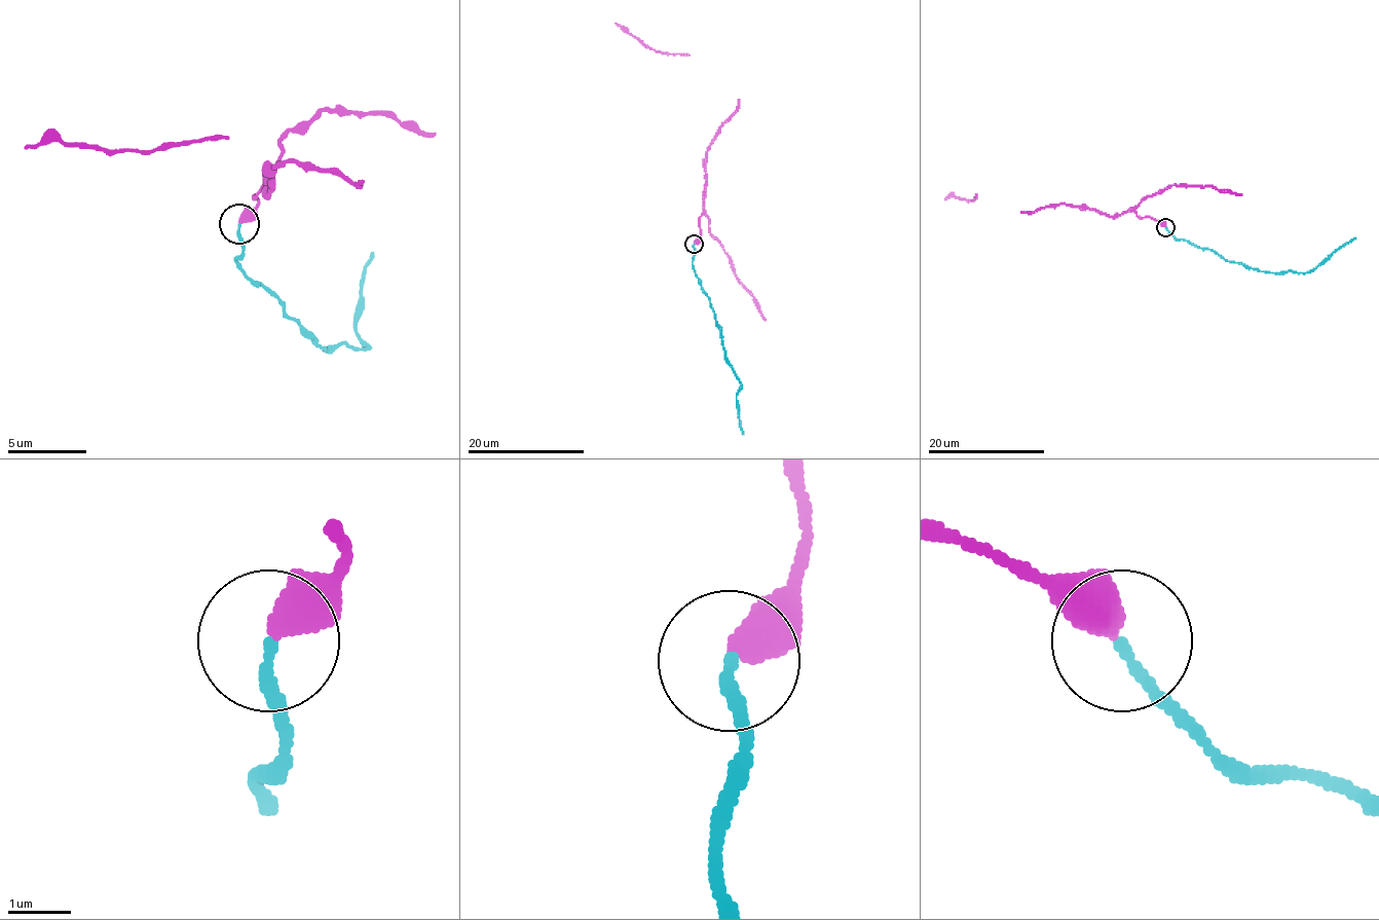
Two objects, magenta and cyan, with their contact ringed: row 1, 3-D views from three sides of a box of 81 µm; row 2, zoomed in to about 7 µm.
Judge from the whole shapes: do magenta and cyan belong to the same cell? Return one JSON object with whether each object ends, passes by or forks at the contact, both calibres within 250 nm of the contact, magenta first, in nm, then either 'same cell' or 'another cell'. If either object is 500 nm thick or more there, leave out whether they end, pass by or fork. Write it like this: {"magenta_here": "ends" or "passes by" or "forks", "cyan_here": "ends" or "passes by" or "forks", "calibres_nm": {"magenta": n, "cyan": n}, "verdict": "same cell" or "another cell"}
{"magenta_here": "ends", "cyan_here": "ends", "calibres_nm": {"magenta": 480, "cyan": 170}, "verdict": "same cell"}

